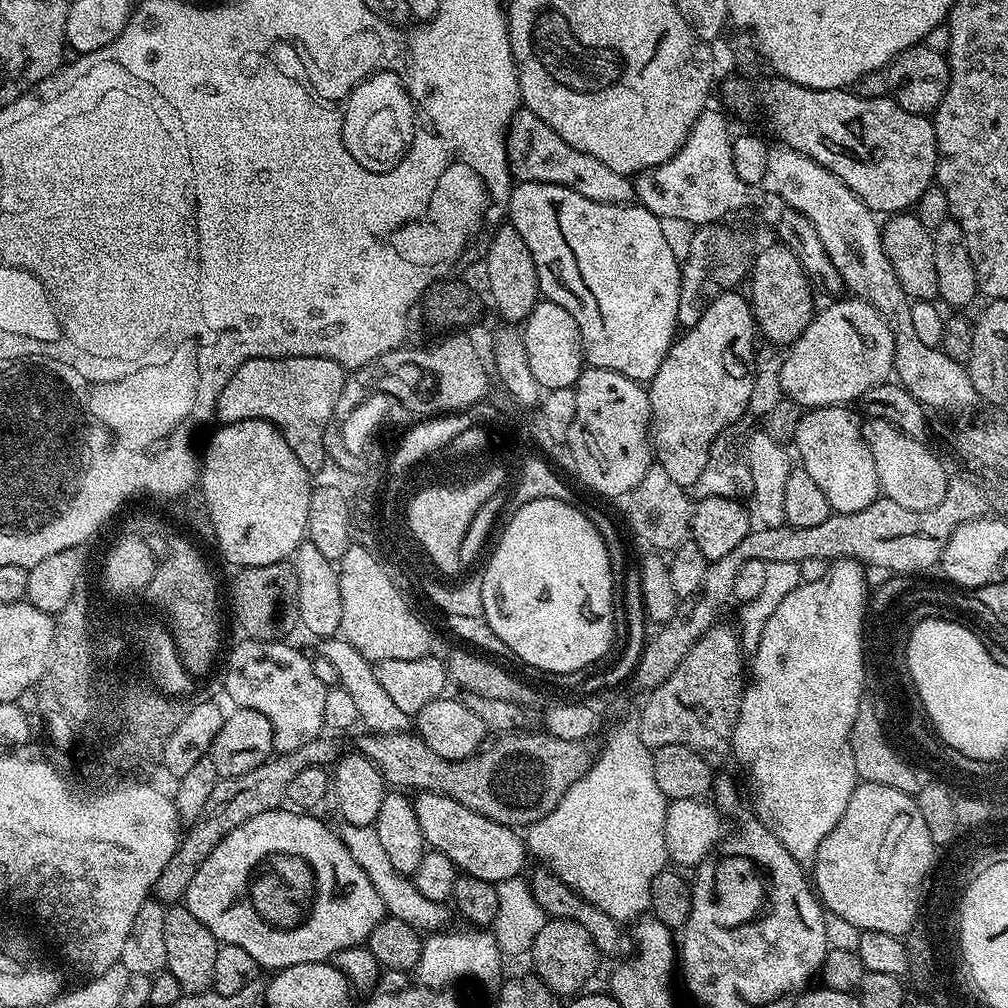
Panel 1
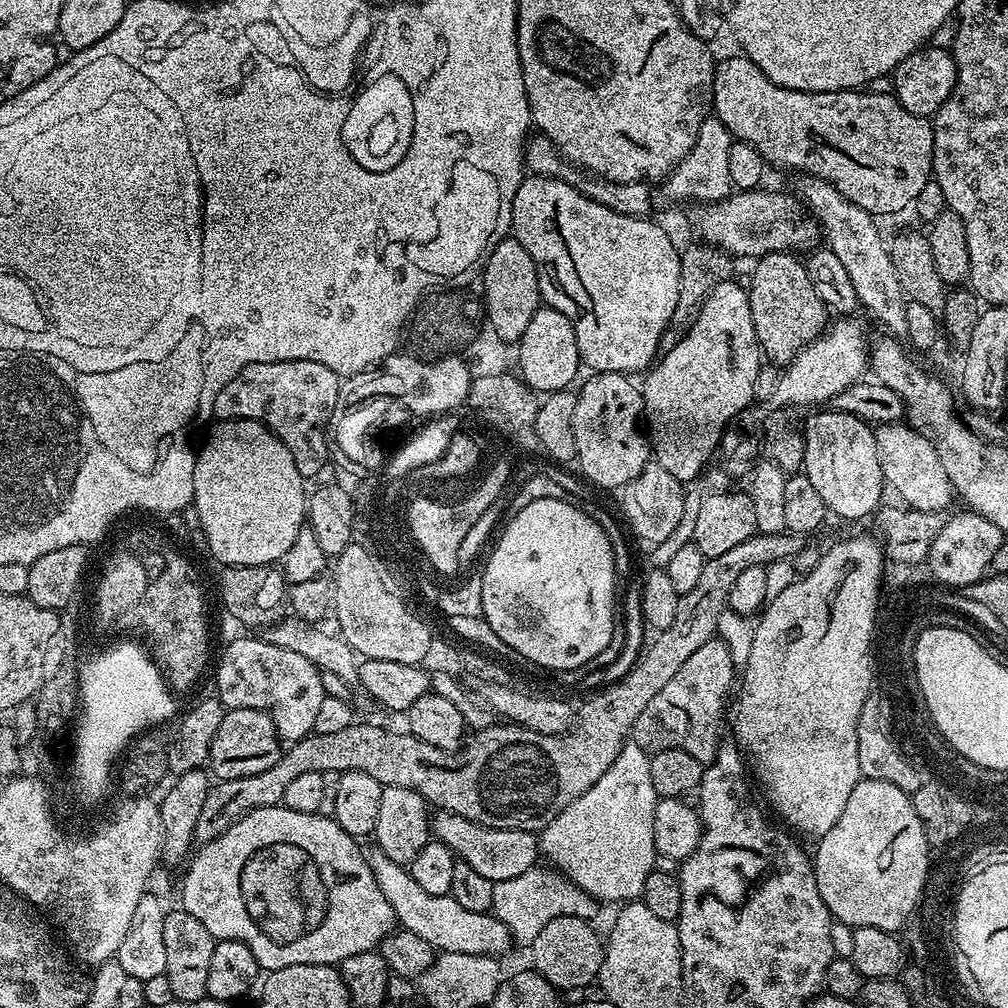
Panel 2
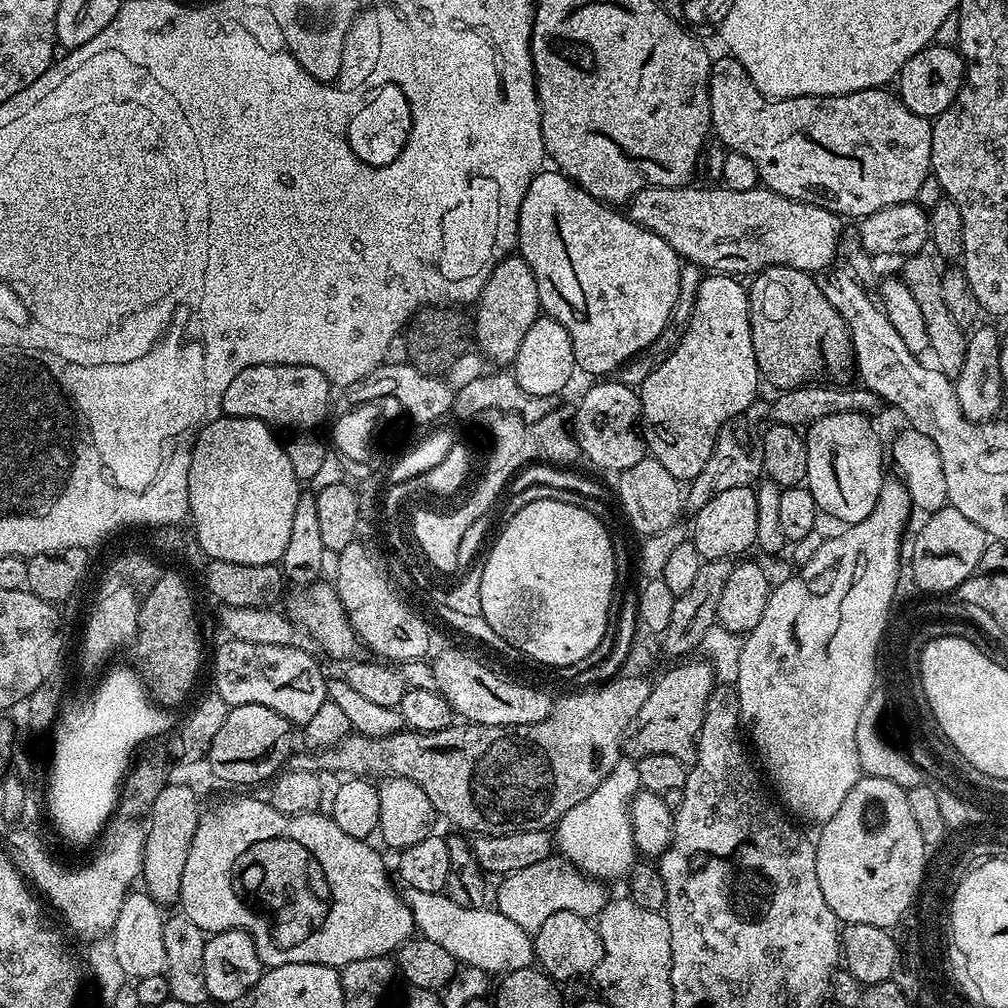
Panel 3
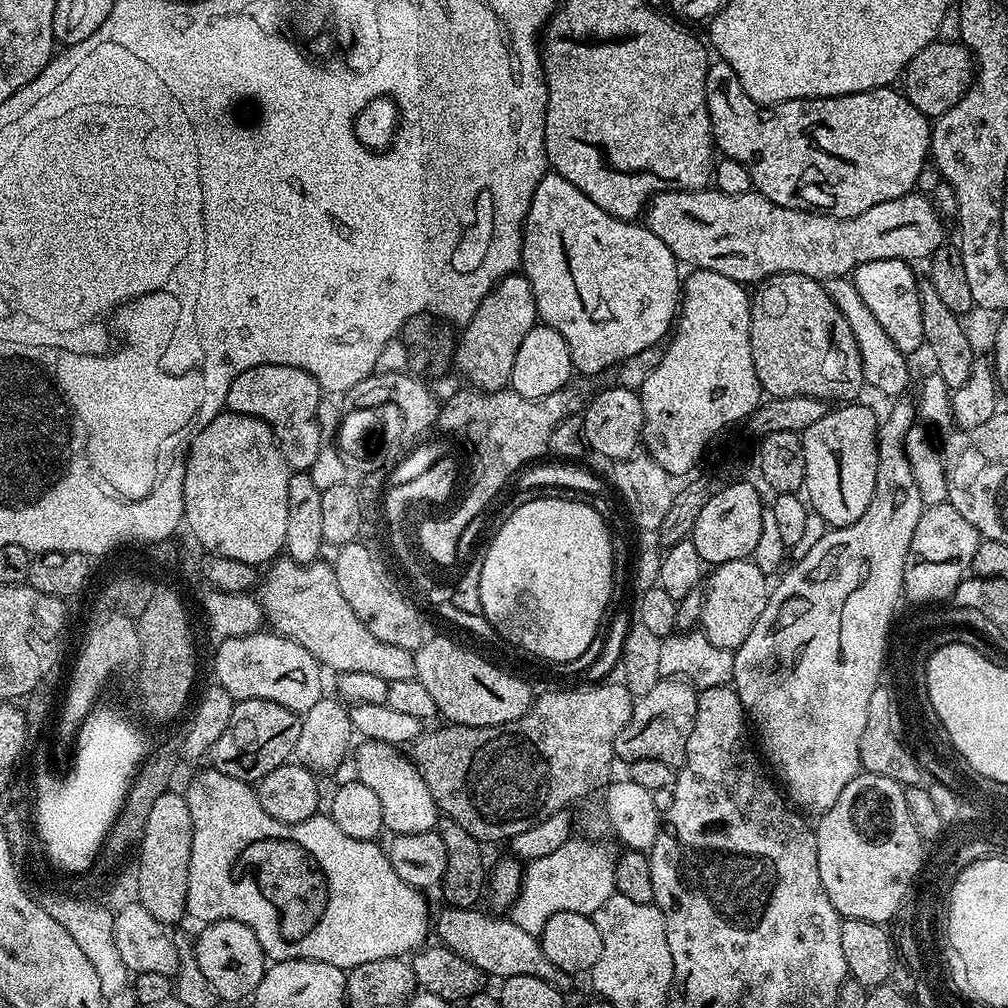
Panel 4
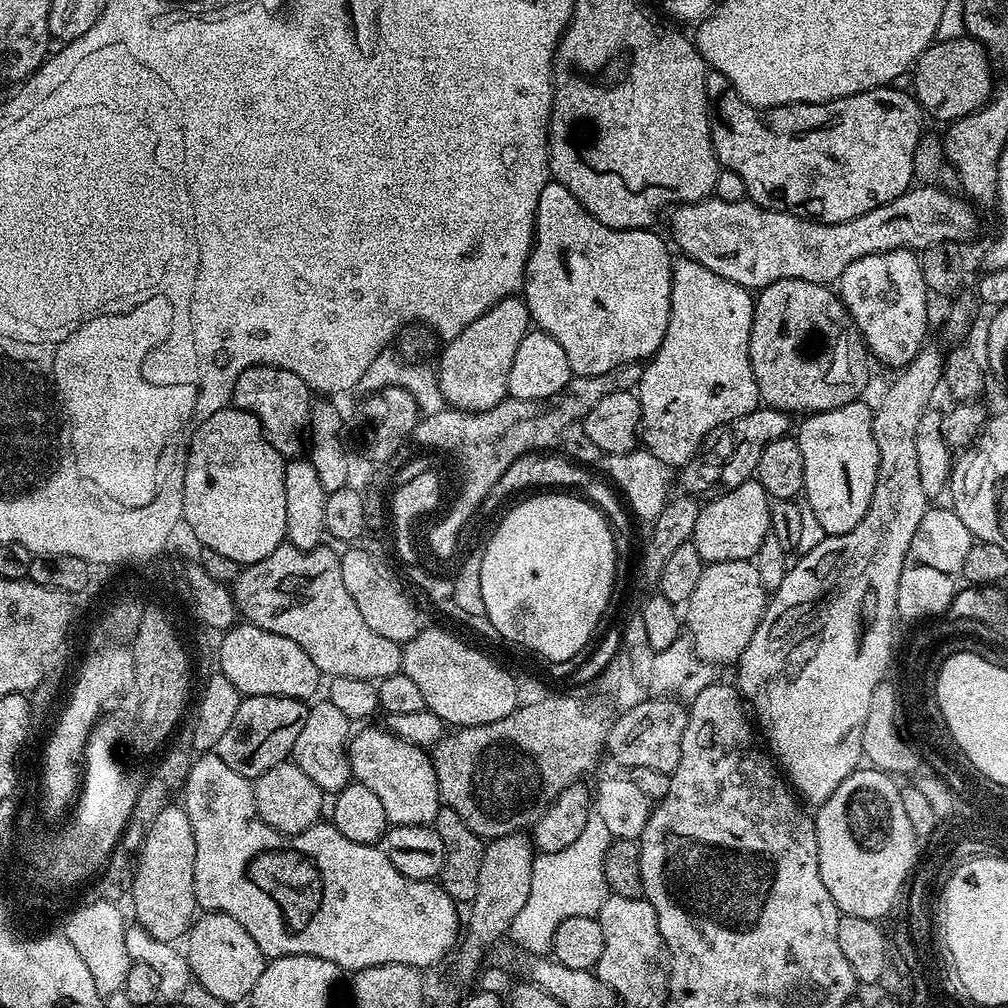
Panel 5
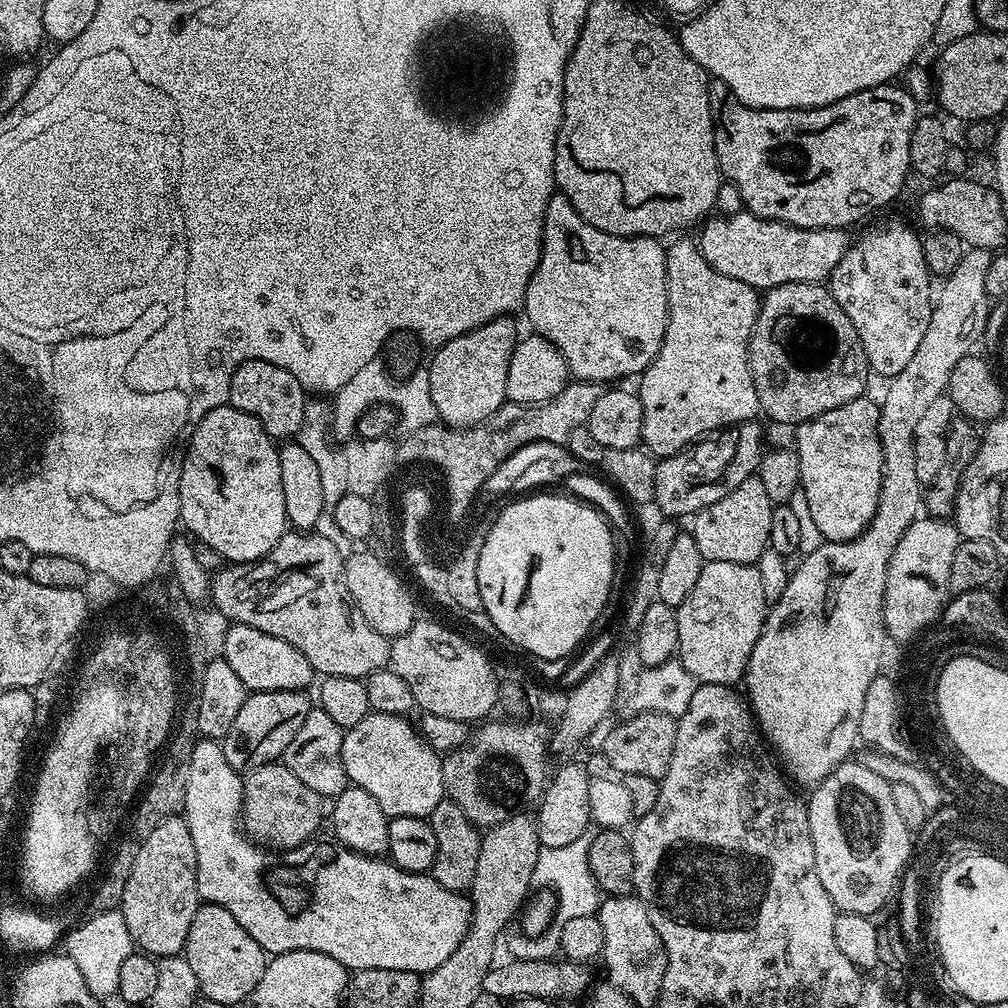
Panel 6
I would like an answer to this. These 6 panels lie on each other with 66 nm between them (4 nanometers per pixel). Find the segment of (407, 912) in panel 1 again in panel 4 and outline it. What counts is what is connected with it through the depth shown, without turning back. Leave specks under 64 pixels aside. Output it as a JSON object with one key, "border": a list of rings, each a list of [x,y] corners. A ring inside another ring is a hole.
{"border":[[[441,907],[440,917],[435,917],[434,932],[440,935],[439,943],[469,961],[473,968],[479,968],[485,977],[517,976],[530,974],[553,984],[563,985],[565,973],[560,972],[542,954],[542,946],[537,937],[531,936],[511,918],[499,920],[496,916],[483,916],[476,908]]]}

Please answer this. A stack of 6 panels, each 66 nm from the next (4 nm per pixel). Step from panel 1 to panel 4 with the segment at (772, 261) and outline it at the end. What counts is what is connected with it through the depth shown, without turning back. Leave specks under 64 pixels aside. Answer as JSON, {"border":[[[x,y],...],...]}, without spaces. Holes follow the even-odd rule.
{"border":[[[802,274],[769,276],[755,285],[750,303],[754,370],[761,389],[769,397],[809,396],[829,402],[852,402],[860,391],[865,391],[854,330],[850,330],[850,322],[834,306],[821,281]]]}

